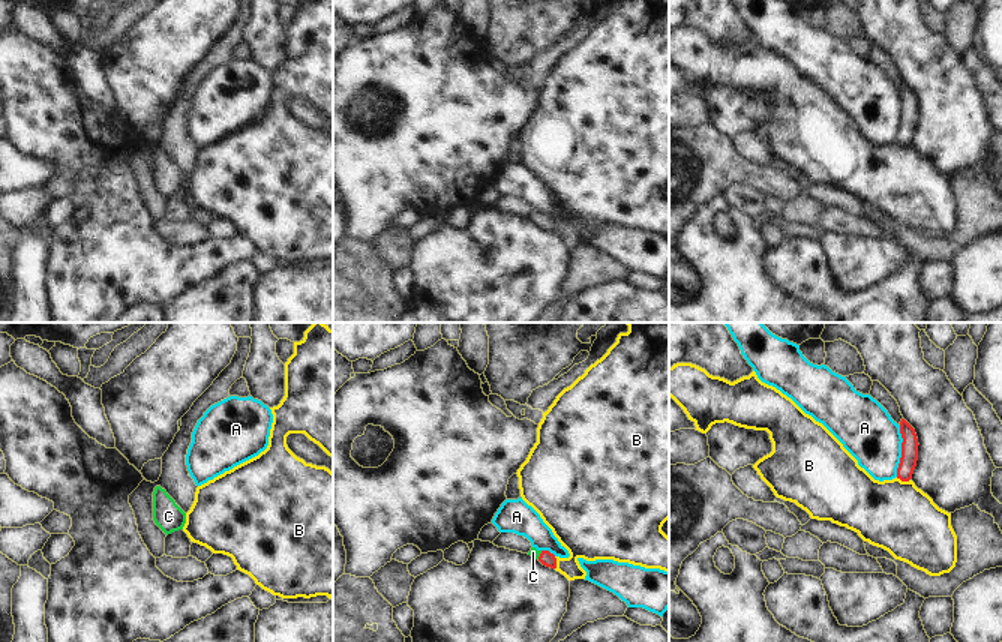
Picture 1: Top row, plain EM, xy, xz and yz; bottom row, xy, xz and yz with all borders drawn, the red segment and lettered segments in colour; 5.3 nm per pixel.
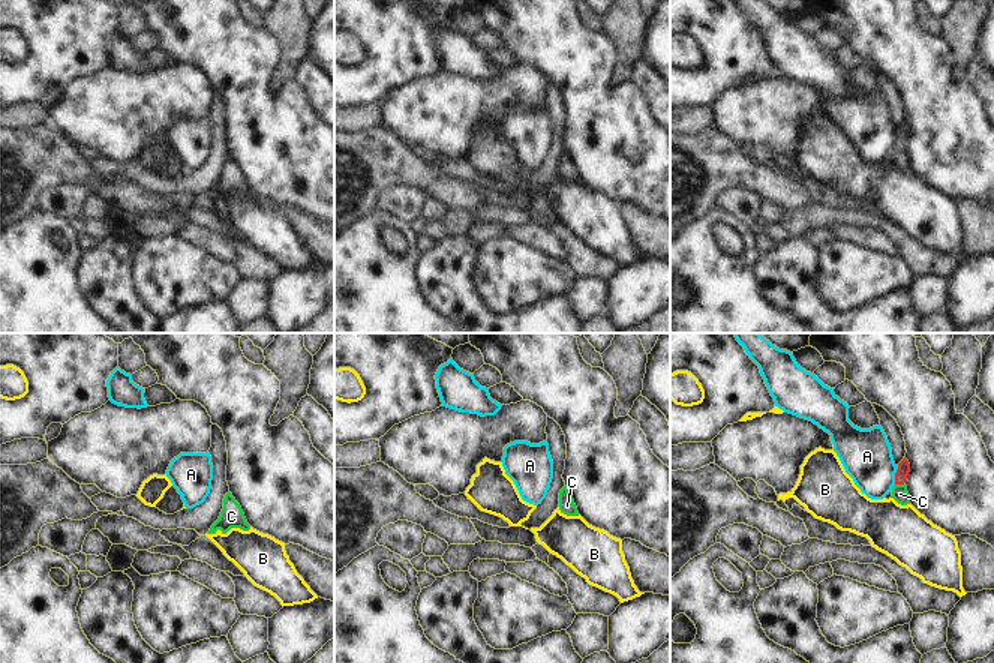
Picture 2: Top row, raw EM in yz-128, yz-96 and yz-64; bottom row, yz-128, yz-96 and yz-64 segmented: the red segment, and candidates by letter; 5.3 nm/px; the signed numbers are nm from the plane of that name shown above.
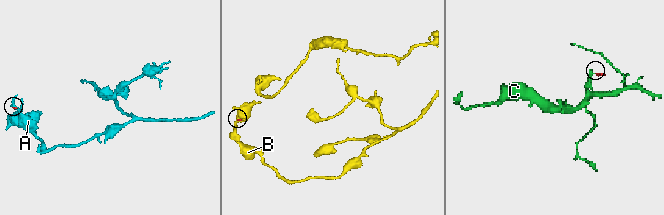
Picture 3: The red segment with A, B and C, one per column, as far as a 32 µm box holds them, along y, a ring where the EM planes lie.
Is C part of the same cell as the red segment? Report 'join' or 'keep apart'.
join

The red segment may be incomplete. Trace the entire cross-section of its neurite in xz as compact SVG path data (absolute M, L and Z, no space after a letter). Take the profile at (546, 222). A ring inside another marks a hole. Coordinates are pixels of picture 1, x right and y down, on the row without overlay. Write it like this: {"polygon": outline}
{"polygon": "M531 212L528 219L538 224L546 231L556 232L556 222L549 214L537 214L536 212Z"}

